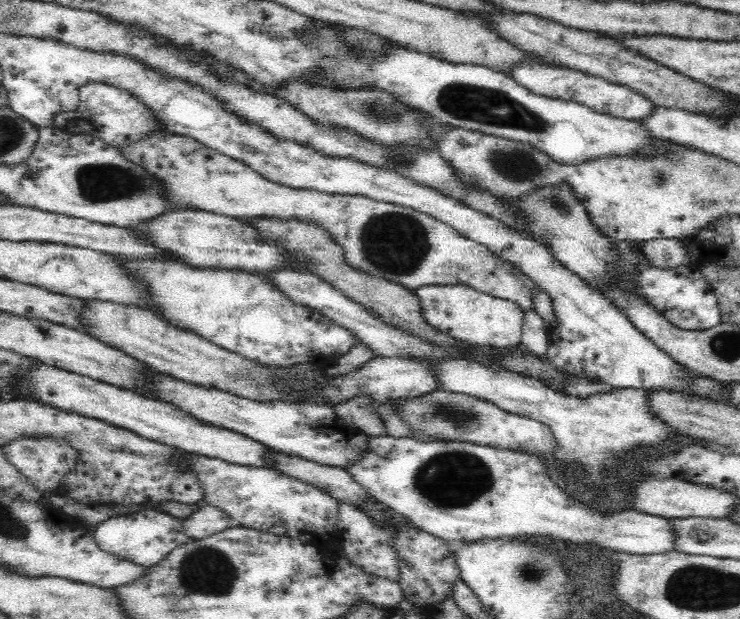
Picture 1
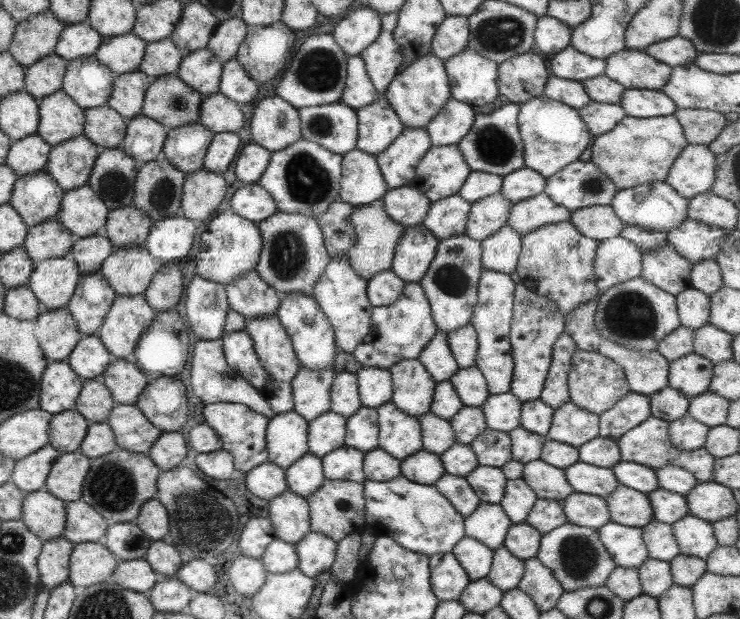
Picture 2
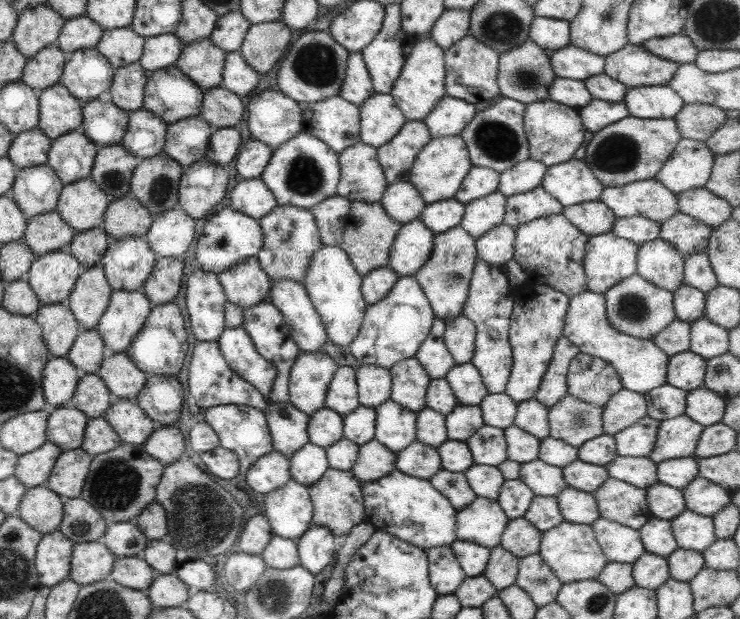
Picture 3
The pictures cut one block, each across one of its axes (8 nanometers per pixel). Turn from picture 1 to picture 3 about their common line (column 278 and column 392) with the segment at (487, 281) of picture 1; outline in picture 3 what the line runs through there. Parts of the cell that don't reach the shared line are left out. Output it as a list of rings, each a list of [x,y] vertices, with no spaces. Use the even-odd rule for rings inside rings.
[[[405,181],[388,185],[378,202],[387,217],[401,225],[418,219],[426,204],[417,190]]]

